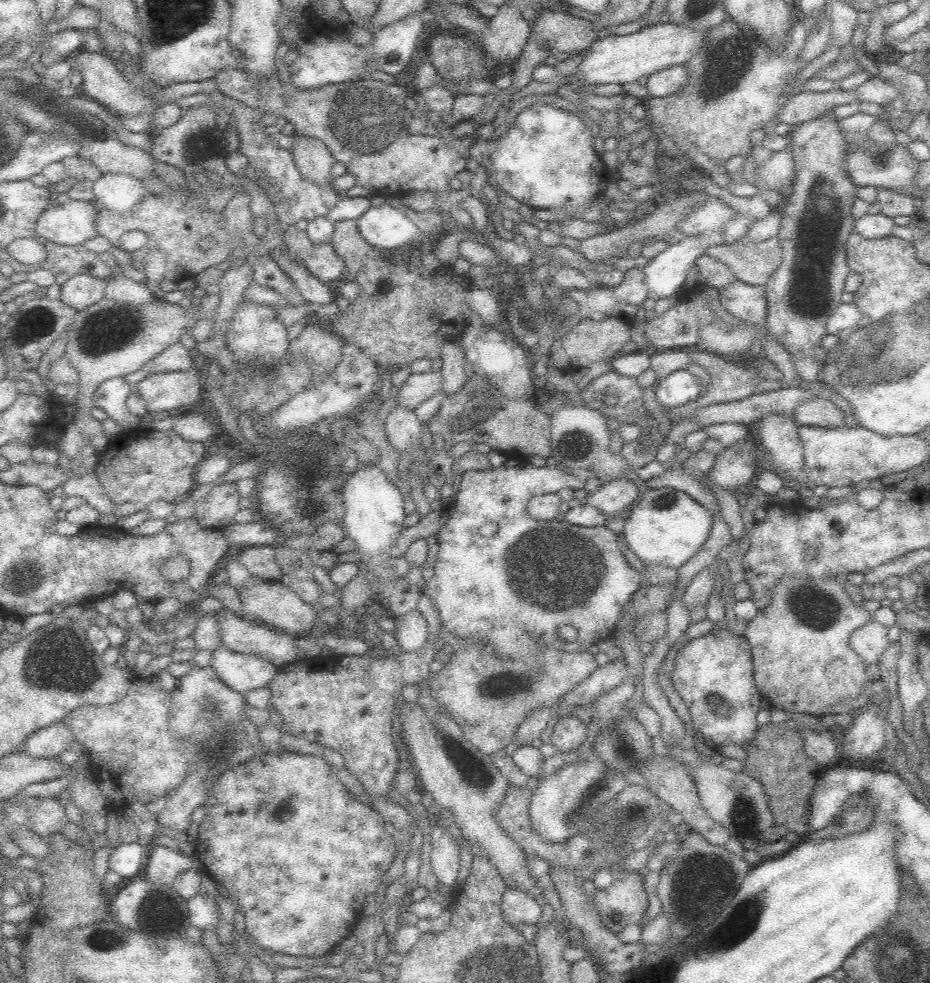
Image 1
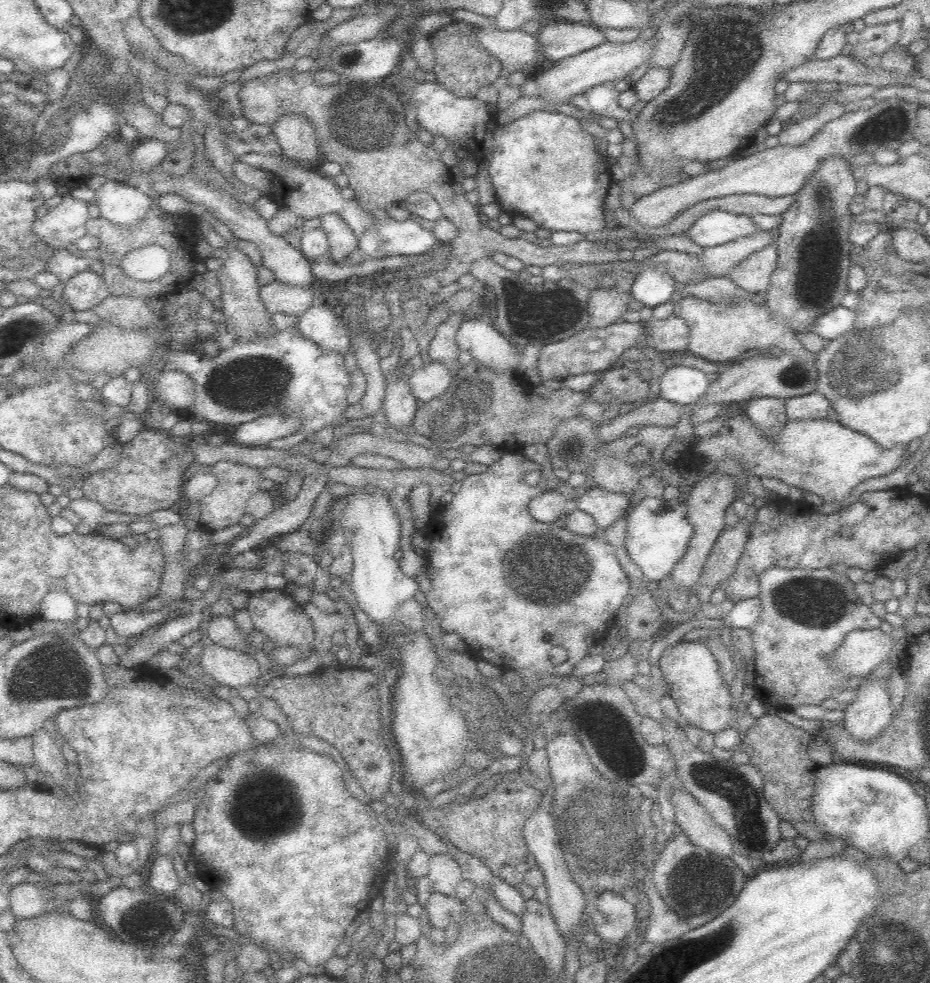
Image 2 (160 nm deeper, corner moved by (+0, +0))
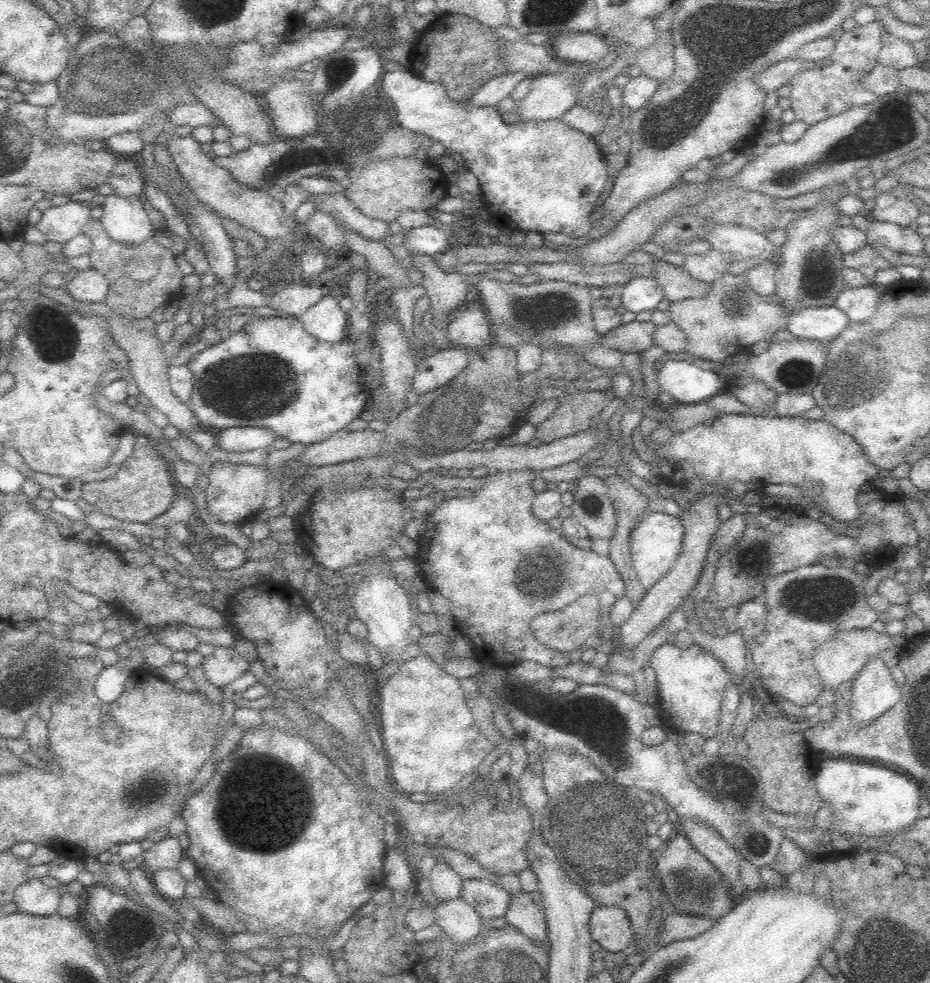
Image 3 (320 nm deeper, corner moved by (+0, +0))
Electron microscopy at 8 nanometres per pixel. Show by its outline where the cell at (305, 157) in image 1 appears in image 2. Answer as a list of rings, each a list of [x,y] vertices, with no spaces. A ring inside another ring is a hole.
[[[284,114],[272,125],[283,156],[306,167],[317,167],[323,161],[314,125],[299,114]]]

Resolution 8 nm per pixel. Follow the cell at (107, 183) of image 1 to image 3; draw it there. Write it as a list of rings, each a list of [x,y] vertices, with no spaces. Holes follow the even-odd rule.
[[[113,192],[101,207],[101,223],[112,240],[140,244],[154,235],[155,230],[140,196],[120,196]]]

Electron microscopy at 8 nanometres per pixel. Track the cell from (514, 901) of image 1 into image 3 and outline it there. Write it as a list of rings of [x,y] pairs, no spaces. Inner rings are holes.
[[[463,879],[460,897],[474,907],[484,924],[505,916],[510,893],[486,879]]]

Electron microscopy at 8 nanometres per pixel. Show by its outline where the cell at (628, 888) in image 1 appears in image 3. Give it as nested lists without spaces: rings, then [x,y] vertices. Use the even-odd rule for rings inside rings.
[[[597,905],[592,909],[589,920],[592,940],[597,942],[608,957],[622,956],[634,937],[634,928],[626,911],[620,906]]]

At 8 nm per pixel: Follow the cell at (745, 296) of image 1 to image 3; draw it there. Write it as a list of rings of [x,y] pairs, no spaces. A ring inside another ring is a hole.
[[[656,259],[654,263],[655,282],[662,288],[663,299],[676,303],[680,300],[705,296],[711,286],[700,282],[690,273],[668,262]]]

